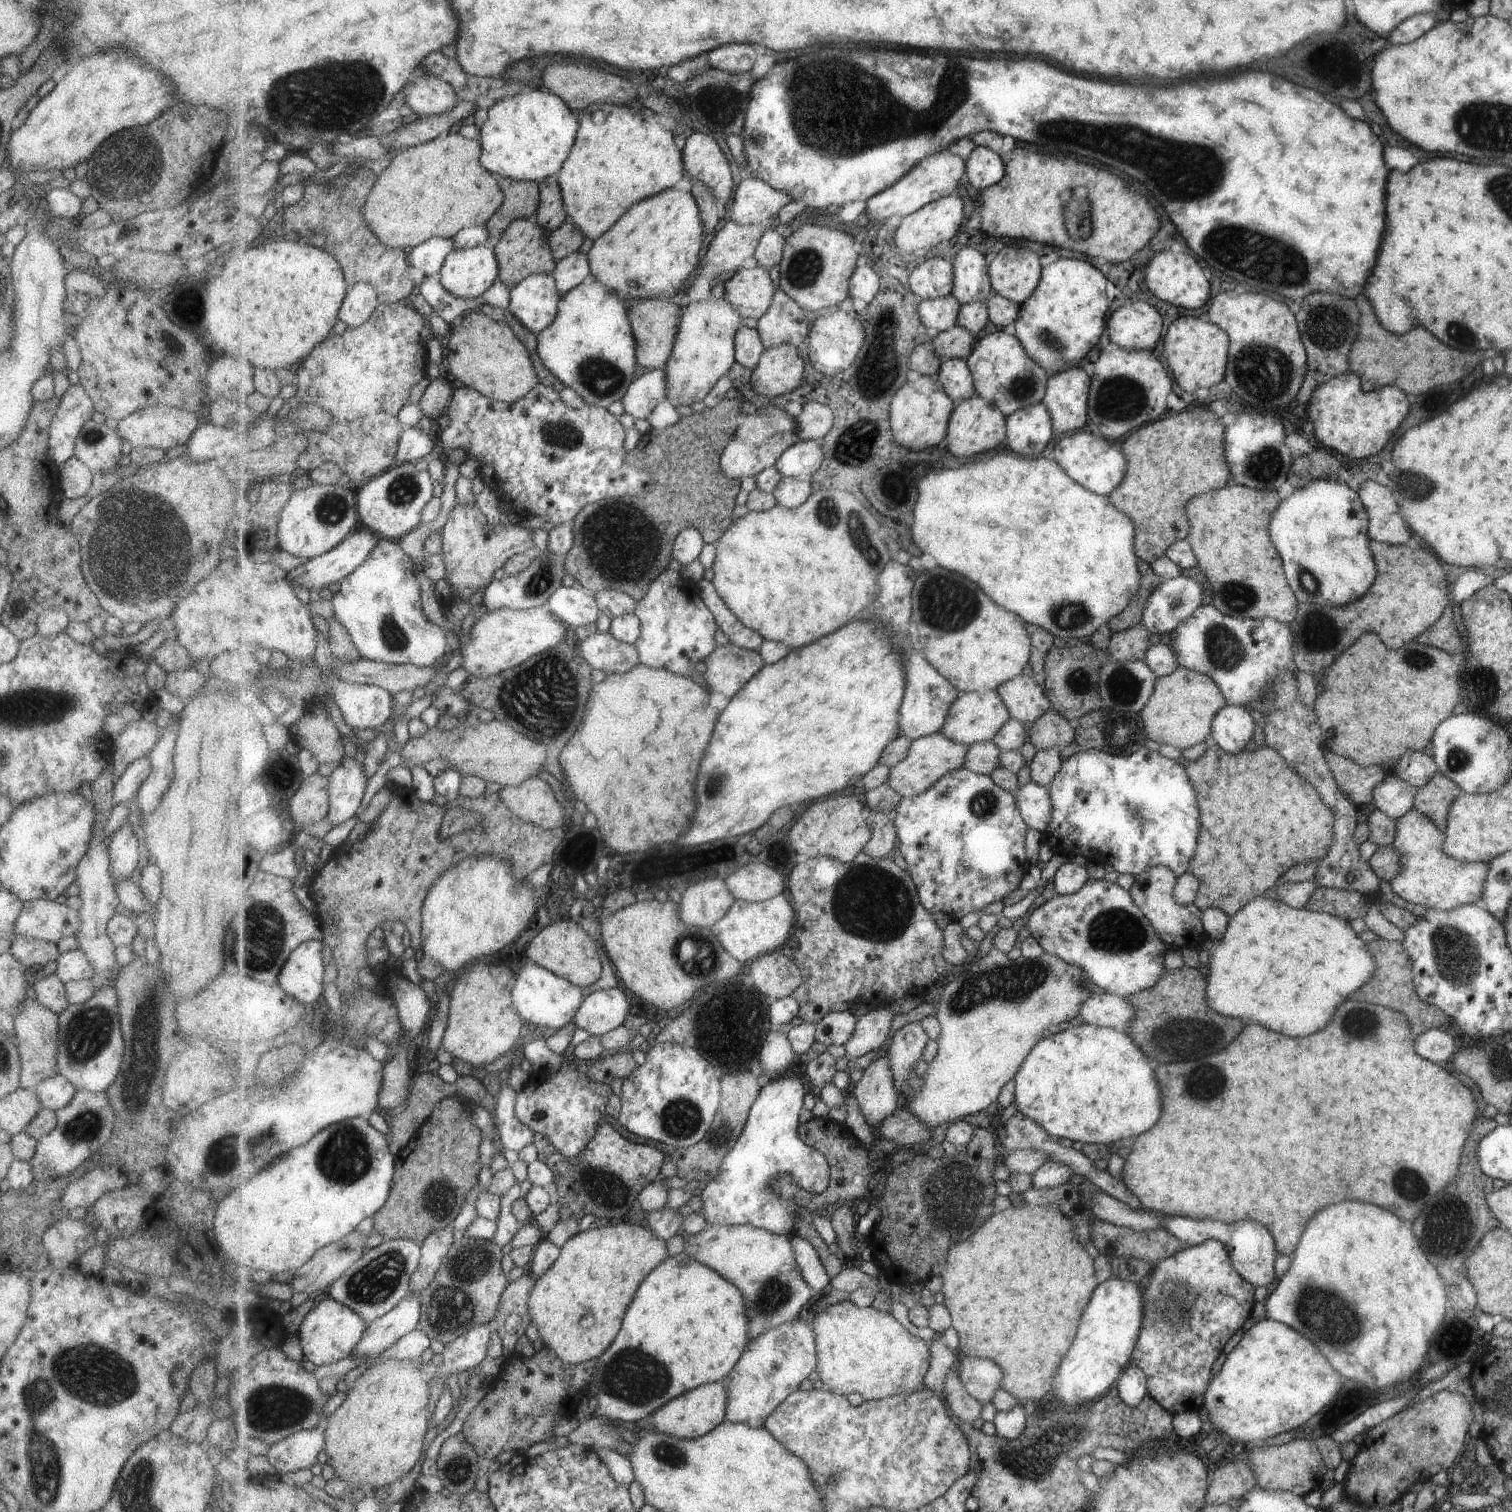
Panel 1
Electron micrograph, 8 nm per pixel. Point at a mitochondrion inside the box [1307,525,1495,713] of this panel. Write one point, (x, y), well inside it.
(1418, 658)

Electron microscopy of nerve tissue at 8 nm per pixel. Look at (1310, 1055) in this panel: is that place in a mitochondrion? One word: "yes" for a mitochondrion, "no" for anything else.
no

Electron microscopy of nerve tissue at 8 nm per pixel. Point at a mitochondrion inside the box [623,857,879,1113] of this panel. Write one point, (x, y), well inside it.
(694, 955)

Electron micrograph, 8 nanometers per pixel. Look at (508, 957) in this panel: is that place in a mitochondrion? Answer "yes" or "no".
no

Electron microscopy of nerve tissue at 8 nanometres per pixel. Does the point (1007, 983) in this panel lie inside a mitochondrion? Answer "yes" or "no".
yes

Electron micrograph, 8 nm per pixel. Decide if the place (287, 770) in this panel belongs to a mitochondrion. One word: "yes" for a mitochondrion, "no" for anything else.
no

